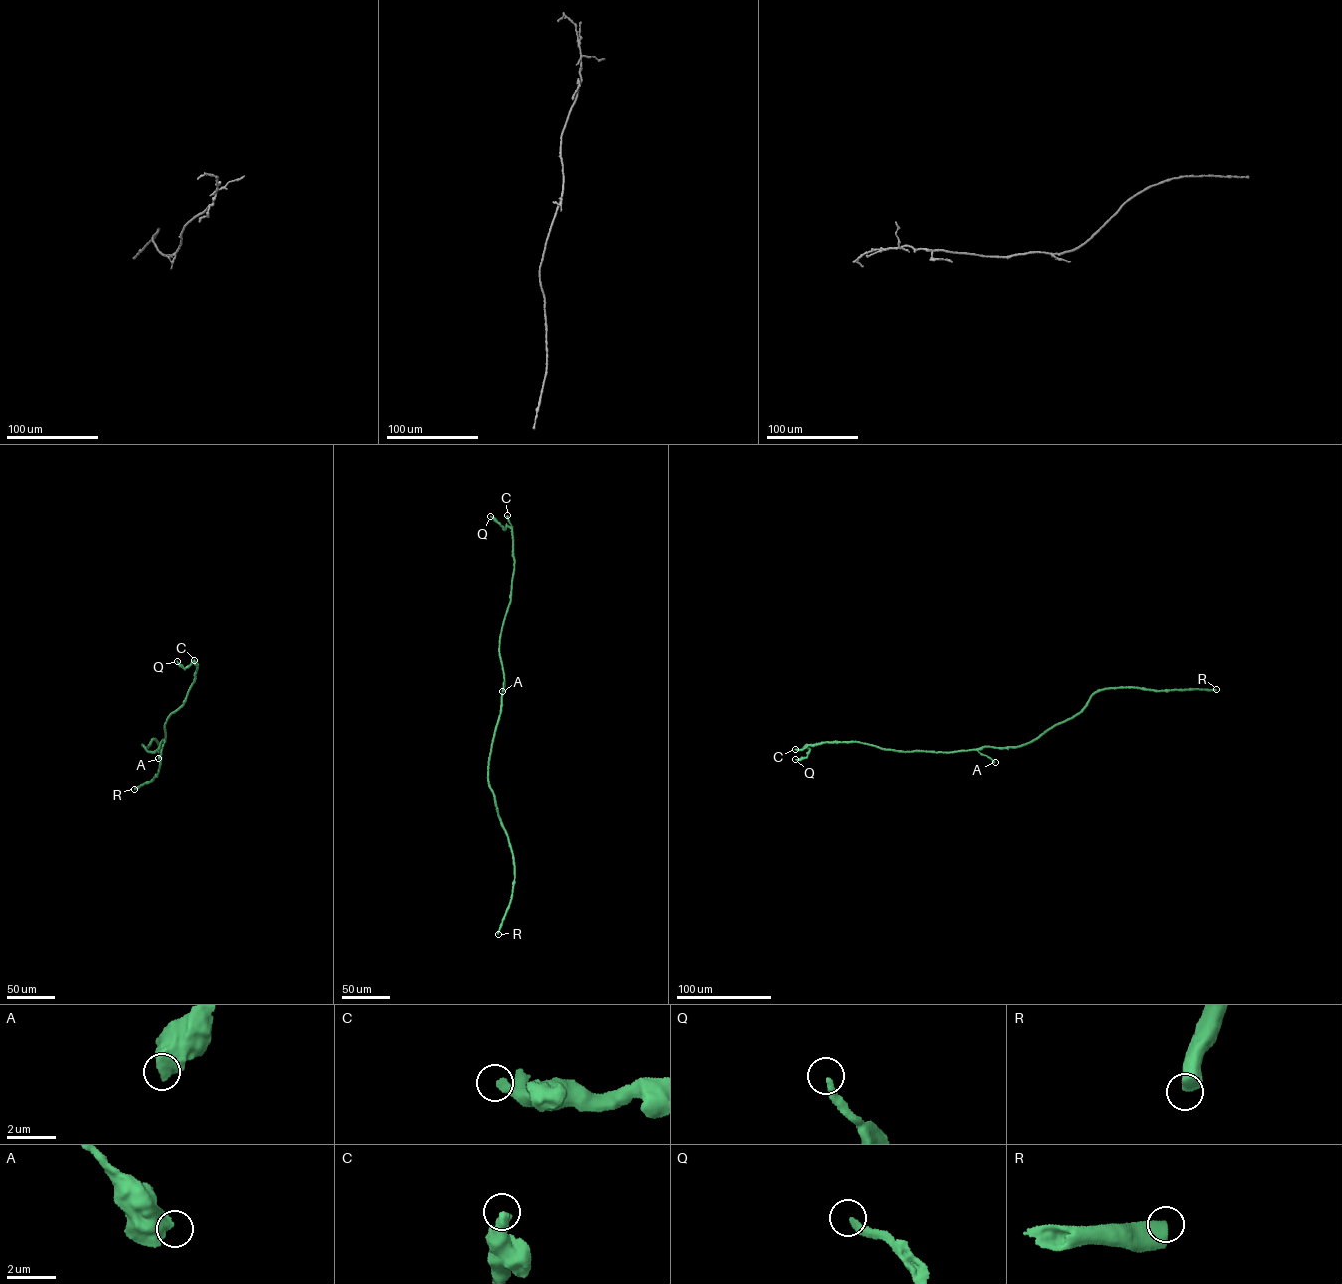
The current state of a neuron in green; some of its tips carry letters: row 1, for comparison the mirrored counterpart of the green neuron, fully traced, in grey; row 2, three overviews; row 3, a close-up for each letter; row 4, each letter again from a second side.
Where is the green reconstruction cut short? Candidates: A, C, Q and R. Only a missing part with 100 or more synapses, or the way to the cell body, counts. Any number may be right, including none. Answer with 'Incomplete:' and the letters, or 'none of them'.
Incomplete: none of them

